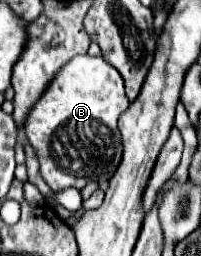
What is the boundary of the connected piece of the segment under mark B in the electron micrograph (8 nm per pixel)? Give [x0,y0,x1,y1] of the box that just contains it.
[25,53,129,191]

